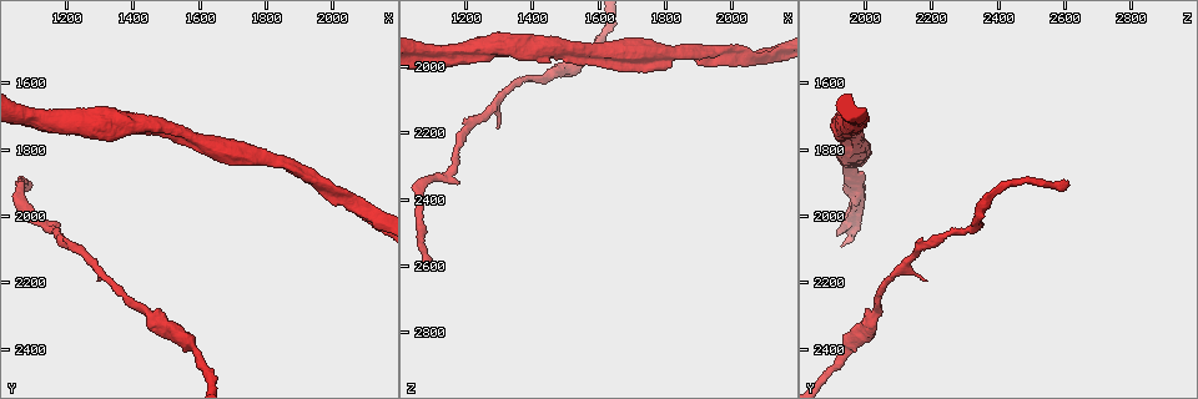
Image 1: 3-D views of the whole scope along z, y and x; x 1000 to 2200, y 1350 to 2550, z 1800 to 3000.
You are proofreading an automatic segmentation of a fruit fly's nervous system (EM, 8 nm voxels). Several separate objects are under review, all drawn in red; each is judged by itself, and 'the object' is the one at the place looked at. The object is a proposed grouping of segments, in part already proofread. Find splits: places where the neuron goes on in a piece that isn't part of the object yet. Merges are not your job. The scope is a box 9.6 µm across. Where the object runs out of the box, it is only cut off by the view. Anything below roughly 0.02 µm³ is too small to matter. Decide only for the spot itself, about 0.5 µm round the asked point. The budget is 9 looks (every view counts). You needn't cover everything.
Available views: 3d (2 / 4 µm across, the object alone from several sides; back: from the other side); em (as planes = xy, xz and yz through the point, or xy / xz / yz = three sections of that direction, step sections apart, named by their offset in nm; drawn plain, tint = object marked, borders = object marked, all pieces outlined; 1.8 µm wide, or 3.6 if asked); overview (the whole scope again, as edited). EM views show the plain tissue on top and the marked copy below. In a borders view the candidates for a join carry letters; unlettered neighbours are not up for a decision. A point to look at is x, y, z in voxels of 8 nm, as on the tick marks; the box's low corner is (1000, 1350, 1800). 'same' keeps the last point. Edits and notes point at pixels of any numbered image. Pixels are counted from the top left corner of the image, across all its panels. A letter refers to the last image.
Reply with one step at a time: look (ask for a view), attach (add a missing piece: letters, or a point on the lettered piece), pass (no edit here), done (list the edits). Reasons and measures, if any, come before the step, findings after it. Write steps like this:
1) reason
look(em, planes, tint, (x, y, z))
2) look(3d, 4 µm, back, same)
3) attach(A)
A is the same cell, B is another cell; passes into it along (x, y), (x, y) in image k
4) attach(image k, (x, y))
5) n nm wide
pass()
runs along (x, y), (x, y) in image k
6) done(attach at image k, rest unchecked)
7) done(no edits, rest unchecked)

calibre changes
look(em, xy, step 8, tint, (1430, 2280, 2030))

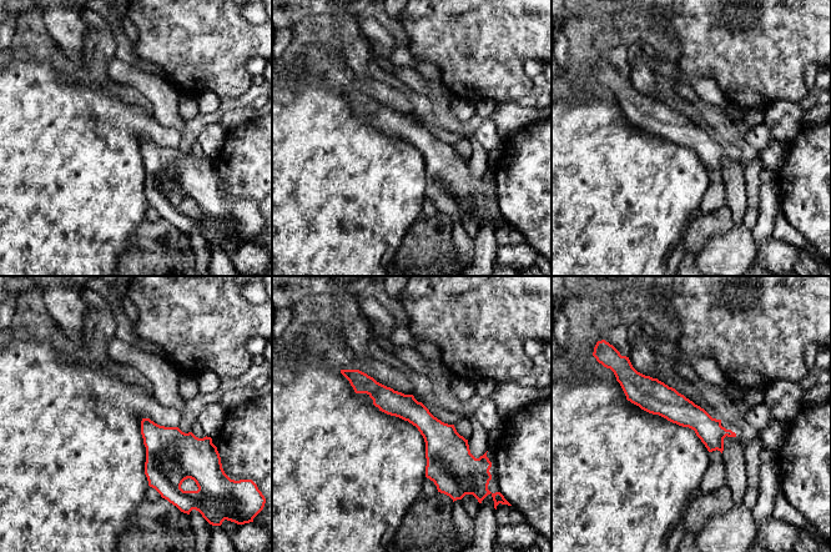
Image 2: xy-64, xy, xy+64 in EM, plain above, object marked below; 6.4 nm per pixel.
look(em, planes, borders, same)

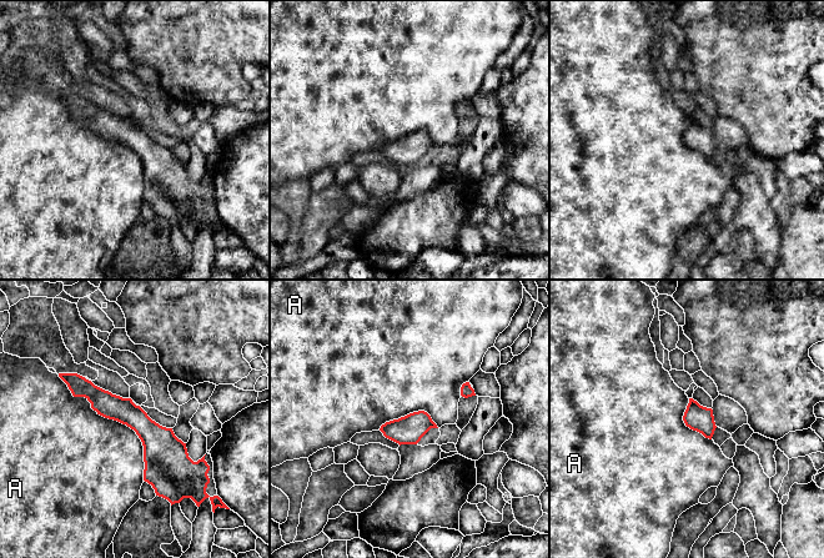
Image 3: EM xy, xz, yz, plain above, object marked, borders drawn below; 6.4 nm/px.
pass()
A is another cell; border along (58, 375), (135, 432), (144, 479) in image 3; none of them fits

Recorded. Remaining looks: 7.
thin end
look(em, planes, borders, (1290, 2200, 2180))

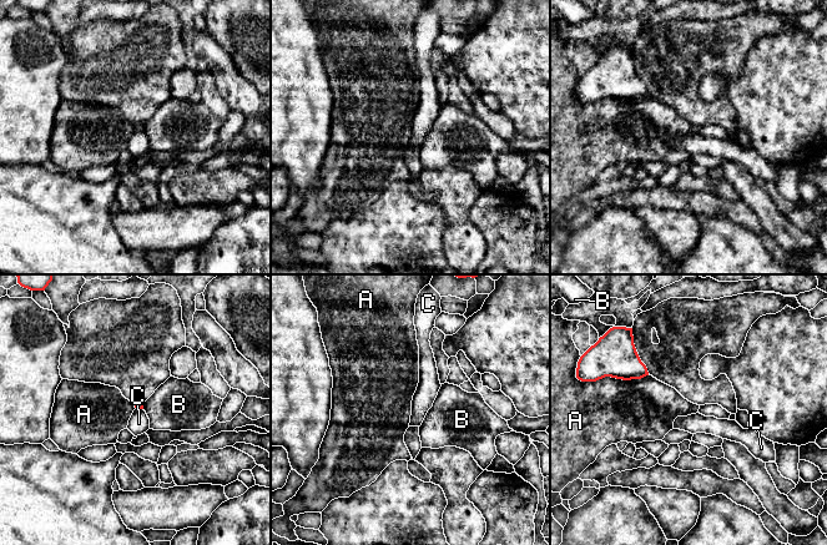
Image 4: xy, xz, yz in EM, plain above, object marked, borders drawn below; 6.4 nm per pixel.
A touches over 240 nm
pass()
A, B and C are other cells; border along (649, 374), (630, 379), (611, 378) in image 4; none of them fits

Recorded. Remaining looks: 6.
abrupt turn
look(em, xy, step 8, tint, (1140, 2040, 2330))

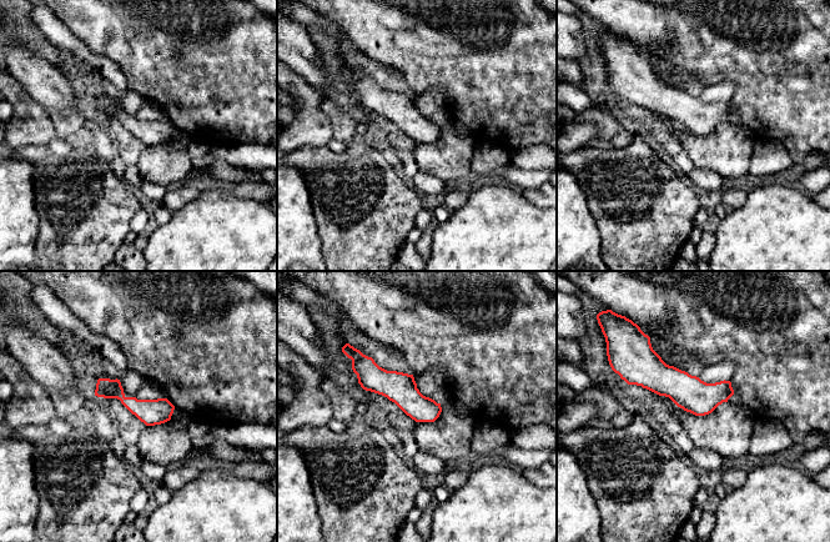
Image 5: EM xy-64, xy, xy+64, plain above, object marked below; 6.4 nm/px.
look(em, planes, borders, same)

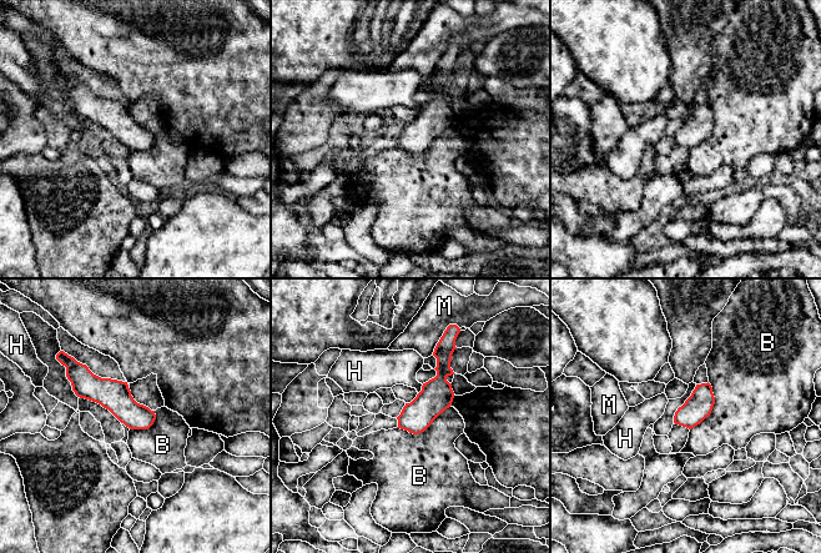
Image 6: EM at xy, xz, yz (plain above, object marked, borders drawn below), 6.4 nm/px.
170 nm wide
pass()
B, H and M are other cells; runs along (74, 371), (150, 421) in image 6; none of them fits

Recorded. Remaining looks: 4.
end of a long branch
look(em, 3.6 µm, yz, step 16, borders, (1080, 1900, 2610))

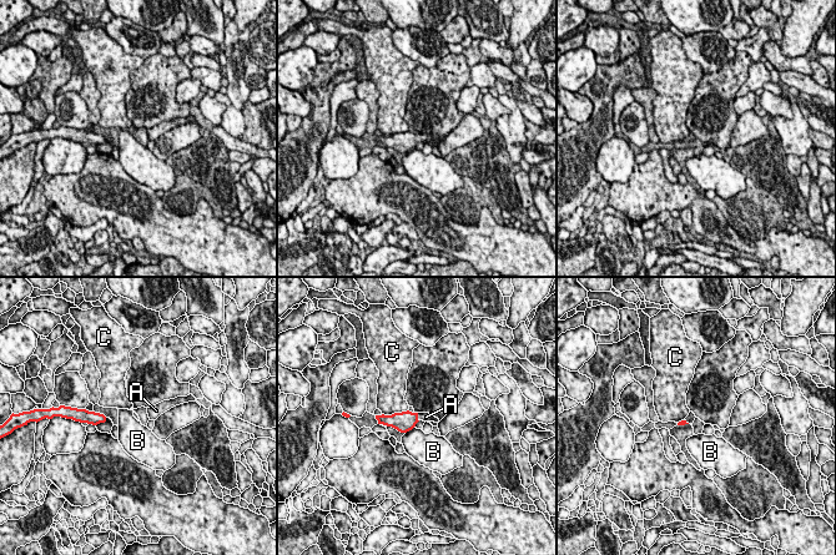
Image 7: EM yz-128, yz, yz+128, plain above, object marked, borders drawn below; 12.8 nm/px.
look(em, 3.6 µm, planes, borders, same)

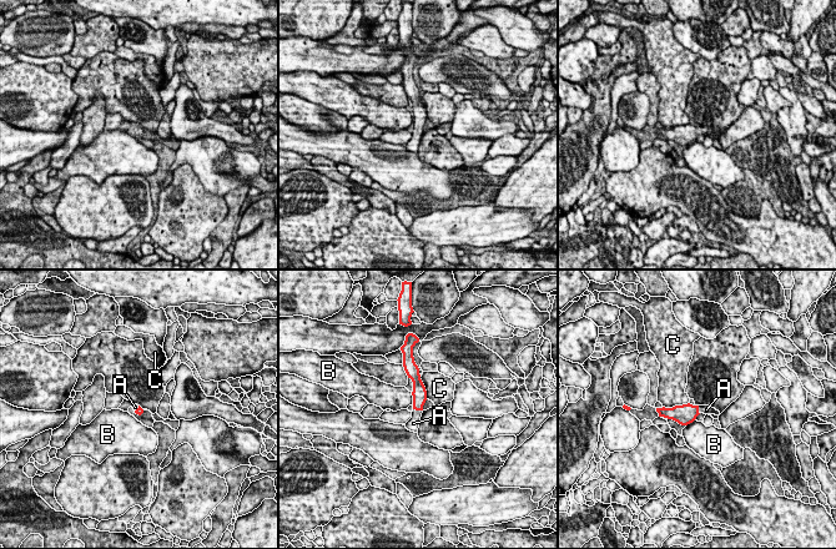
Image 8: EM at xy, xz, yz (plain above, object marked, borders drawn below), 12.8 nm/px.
attach(A)
A is the same cell, B and C are other cells; passes into it along (419, 394), (418, 409), (413, 423) in image 8; the neuron continues

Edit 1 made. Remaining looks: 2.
done(attach at image 8, rest unchecked)

